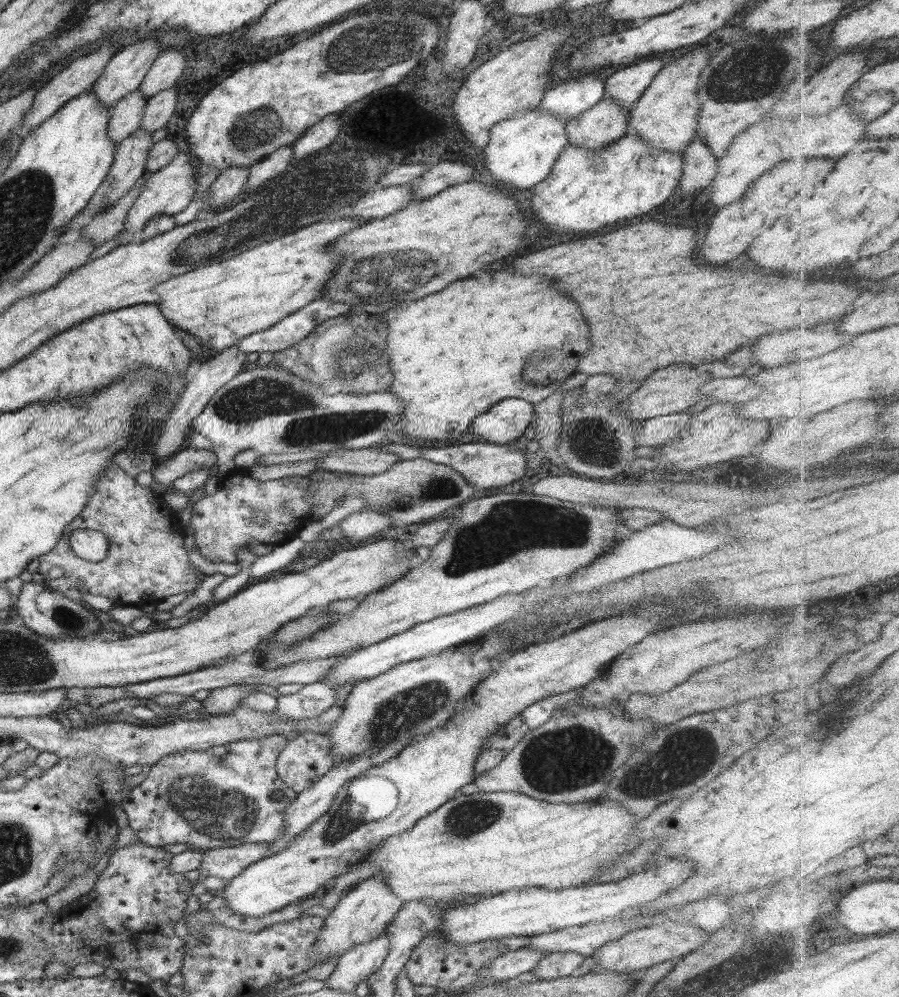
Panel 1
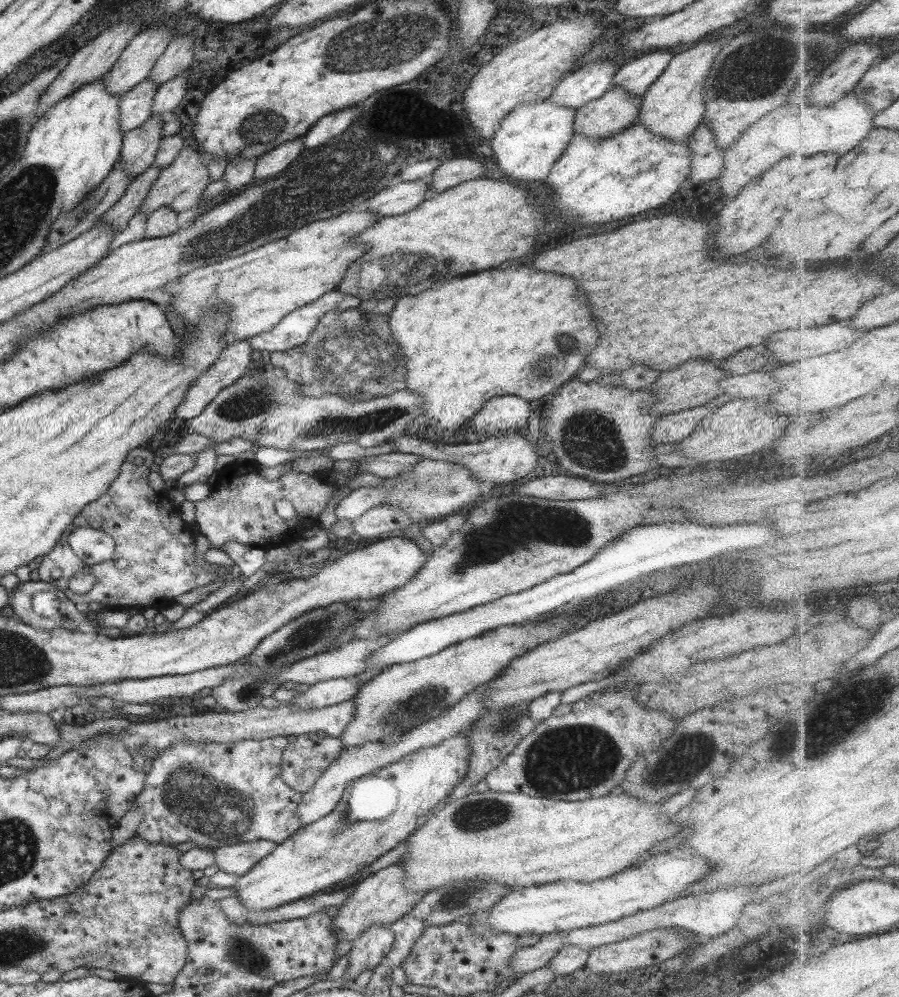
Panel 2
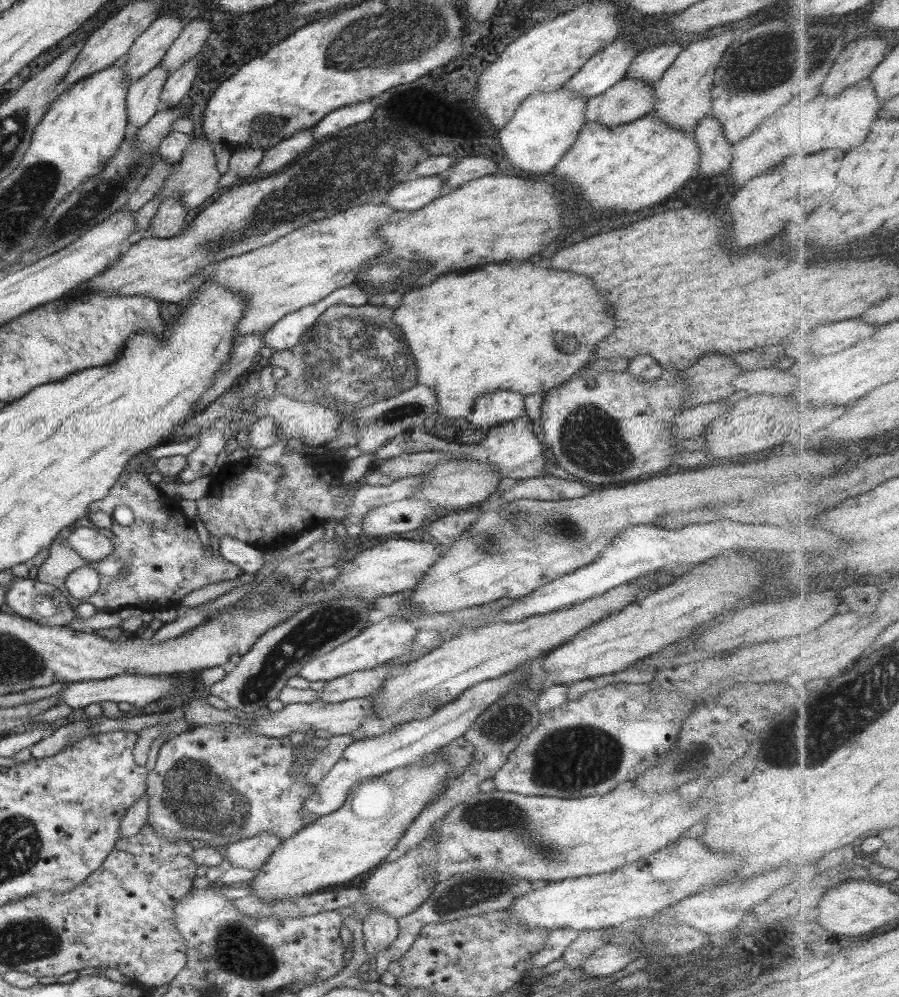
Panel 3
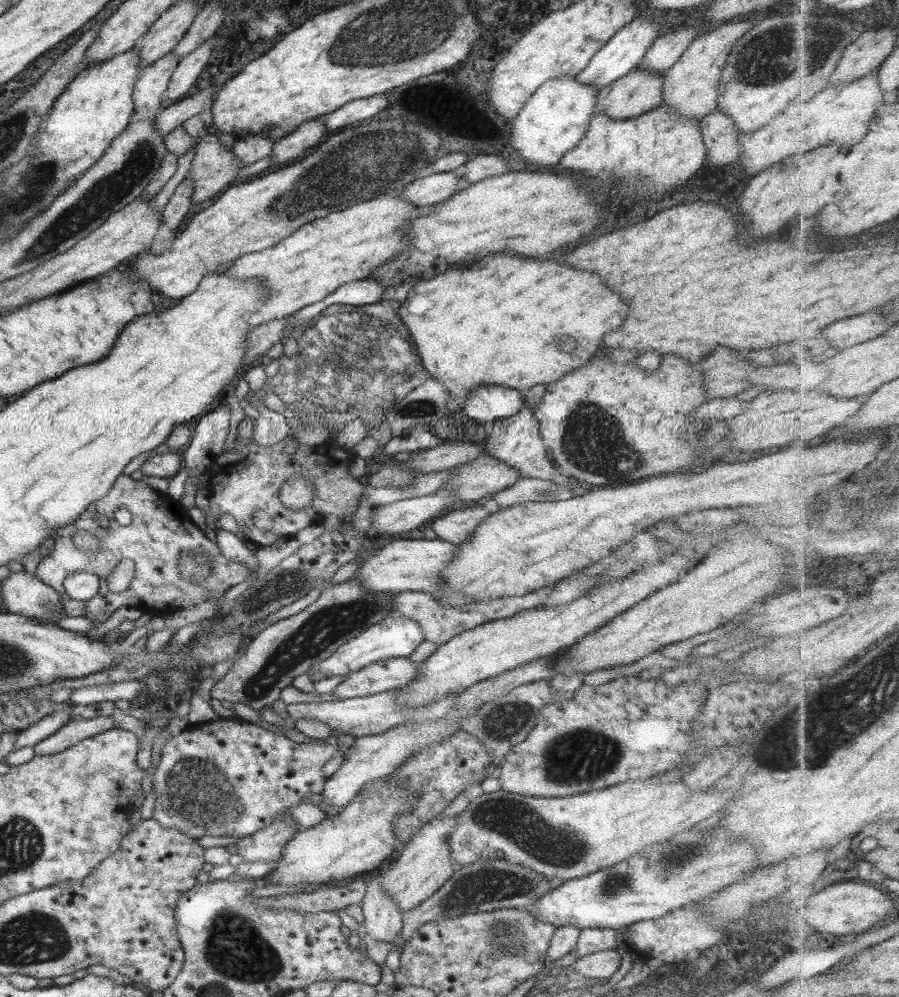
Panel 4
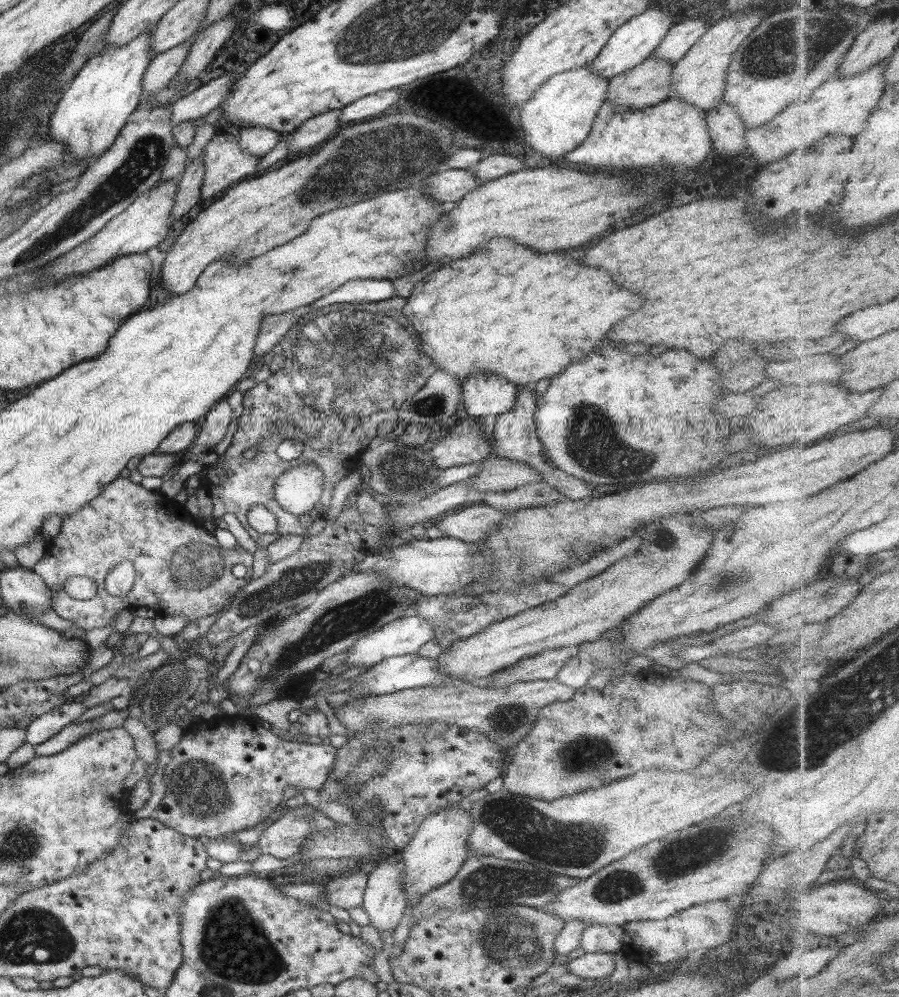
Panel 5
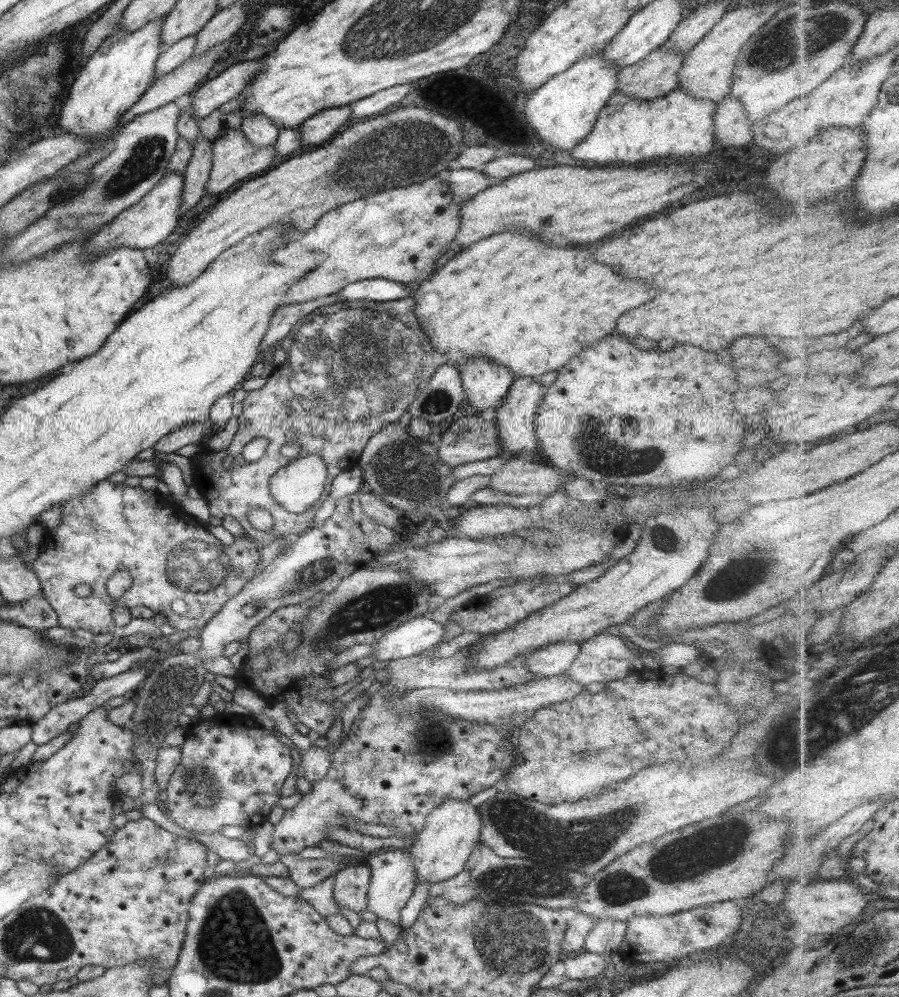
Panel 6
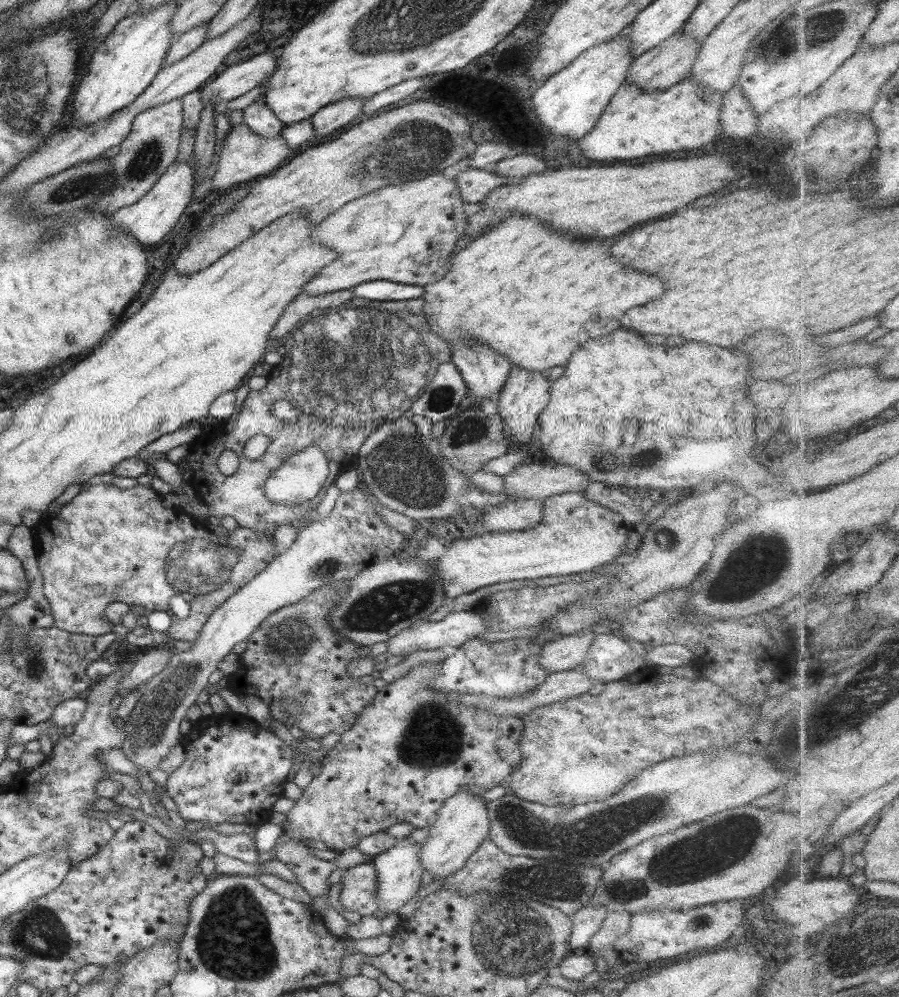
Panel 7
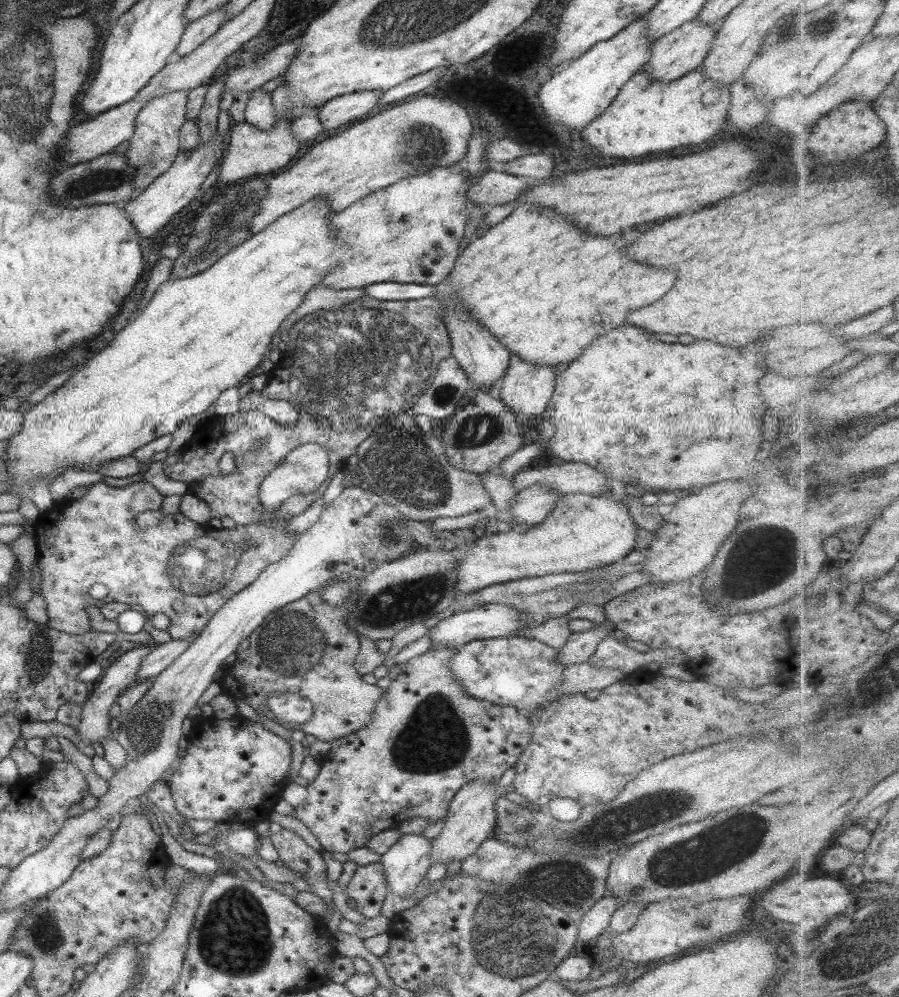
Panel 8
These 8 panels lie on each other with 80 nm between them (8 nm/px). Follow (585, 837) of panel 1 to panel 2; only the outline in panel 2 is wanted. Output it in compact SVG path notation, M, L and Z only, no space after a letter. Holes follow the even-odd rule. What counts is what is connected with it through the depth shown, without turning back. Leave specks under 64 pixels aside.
M613 787L605 796L591 797L573 802L527 796L521 792L503 793L489 790L478 793L473 792L468 794L465 798L453 800L447 802L445 805L439 806L437 810L434 810L433 814L425 816L420 822L417 820L415 830L408 836L409 844L407 845L407 853L399 859L399 864L401 864L404 870L403 888L412 893L423 891L425 894L425 892L438 889L443 885L452 885L460 882L472 881L473 879L483 882L493 881L511 888L532 887L533 885L549 884L557 881L563 882L566 880L574 880L578 883L601 880L601 878L607 878L607 876L611 876L611 874L617 874L617 872L626 869L632 862L635 862L639 856L645 854L653 845L659 844L661 840L671 838L674 834L679 833L679 830L682 830L679 824L673 822L672 816L668 817L660 814L660 804L662 802L663 801L655 801L654 803L650 803L649 801L642 801L641 799L630 797L621 790L621 787Z

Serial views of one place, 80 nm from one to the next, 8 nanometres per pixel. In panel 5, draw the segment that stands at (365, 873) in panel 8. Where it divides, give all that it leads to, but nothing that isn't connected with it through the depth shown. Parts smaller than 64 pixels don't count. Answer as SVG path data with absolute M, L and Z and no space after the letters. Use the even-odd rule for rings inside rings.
M351 871L326 880L324 893L329 905L343 910L361 906L367 875L363 871Z

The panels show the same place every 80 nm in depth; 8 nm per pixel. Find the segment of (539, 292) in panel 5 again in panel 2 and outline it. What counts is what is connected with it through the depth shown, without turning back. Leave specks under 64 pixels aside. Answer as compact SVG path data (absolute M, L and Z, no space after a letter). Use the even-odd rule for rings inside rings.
M519 266L517 270L515 268L505 268L505 270L503 268L489 268L485 272L465 276L465 280L453 278L447 282L439 282L435 286L431 285L431 288L427 288L427 292L421 291L414 295L398 298L395 308L388 313L388 326L391 330L392 343L397 347L401 359L407 358L407 362L405 362L407 374L404 376L404 383L409 388L408 391L413 391L422 400L420 419L429 418L428 424L433 429L432 431L442 438L457 432L463 424L467 423L468 418L471 418L479 410L479 407L482 407L483 402L494 396L515 395L527 402L534 401L535 403L546 400L551 392L558 389L566 381L571 380L576 372L584 366L585 358L595 348L597 336L599 336L599 332L595 328L595 318L591 316L591 308L587 308L587 300L583 300L583 294L575 288L571 278L551 274L551 272L535 272L527 266Z

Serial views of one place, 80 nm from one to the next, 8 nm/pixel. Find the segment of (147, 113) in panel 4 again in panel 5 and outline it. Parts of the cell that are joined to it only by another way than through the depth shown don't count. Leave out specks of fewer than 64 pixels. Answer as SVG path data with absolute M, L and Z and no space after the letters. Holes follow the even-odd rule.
M183 41L153 56L143 73L141 101L146 101L151 95L157 94L168 83L168 80L177 74L186 60L189 47L189 41Z

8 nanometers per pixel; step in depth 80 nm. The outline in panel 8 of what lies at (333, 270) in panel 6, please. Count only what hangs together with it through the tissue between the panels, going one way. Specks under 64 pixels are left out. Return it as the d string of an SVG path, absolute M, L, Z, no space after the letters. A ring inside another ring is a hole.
M459 166L435 167L423 174L405 177L388 187L369 194L347 208L335 213L329 224L335 230L335 240L347 245L357 256L353 260L333 268L321 284L335 290L361 289L378 282L398 282L399 284L440 283L454 267L460 254L459 243L464 235L464 226L468 218L462 214L466 202L466 178L459 172Z

